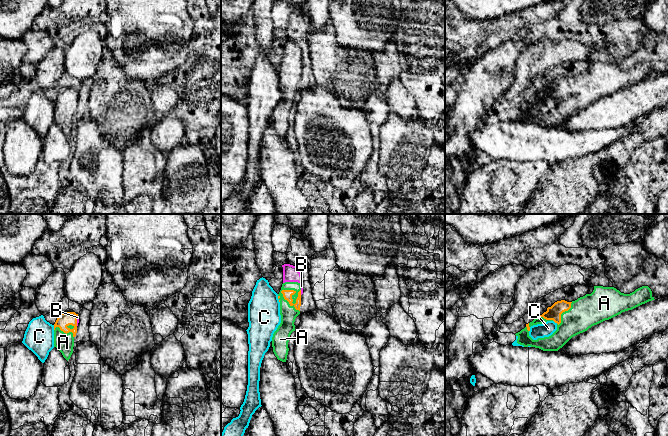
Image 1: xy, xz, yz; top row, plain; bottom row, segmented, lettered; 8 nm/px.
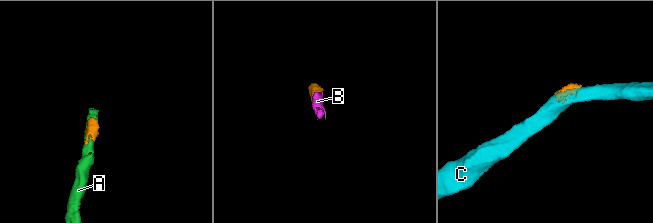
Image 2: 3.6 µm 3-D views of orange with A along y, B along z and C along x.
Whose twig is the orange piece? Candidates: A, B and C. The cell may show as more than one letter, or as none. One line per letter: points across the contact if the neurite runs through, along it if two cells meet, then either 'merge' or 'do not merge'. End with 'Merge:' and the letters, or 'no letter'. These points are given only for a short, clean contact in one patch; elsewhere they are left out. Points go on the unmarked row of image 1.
A: merge
B: merge
C: along xy (53, 101), (54, 105) | do not merge
Merge: A, B

